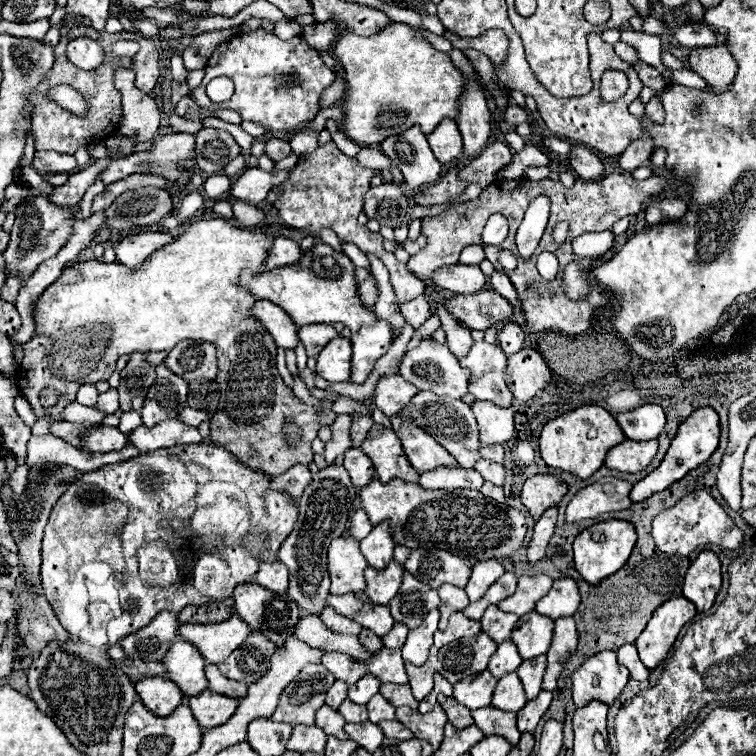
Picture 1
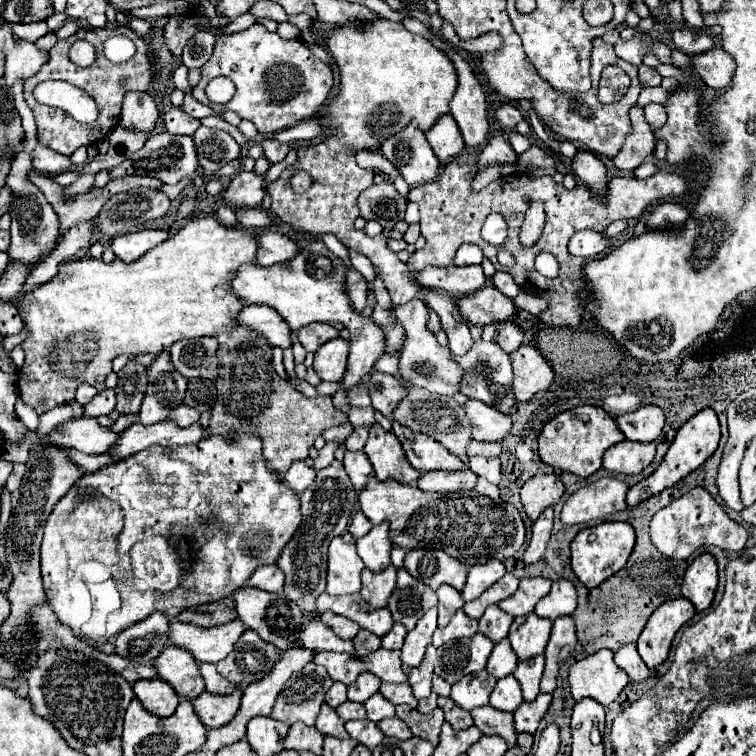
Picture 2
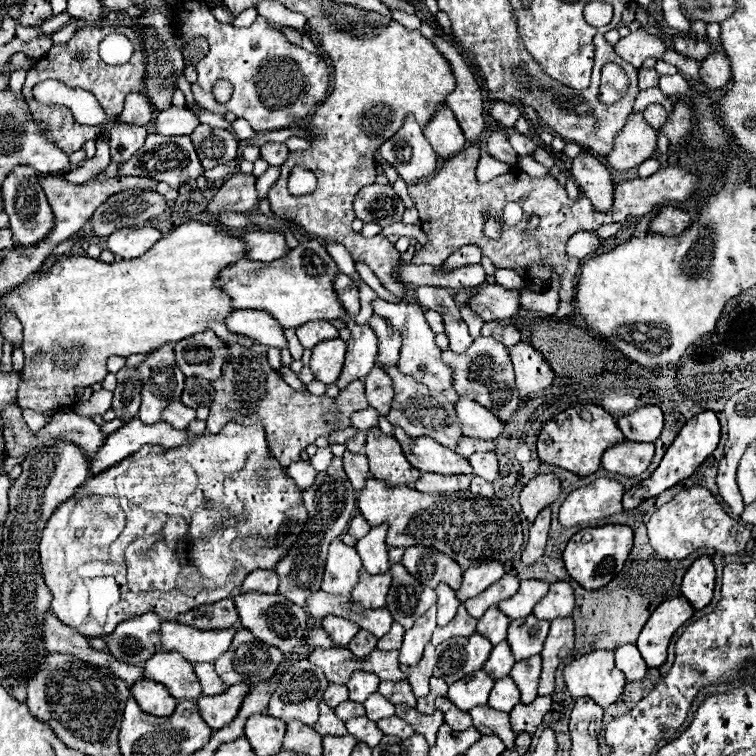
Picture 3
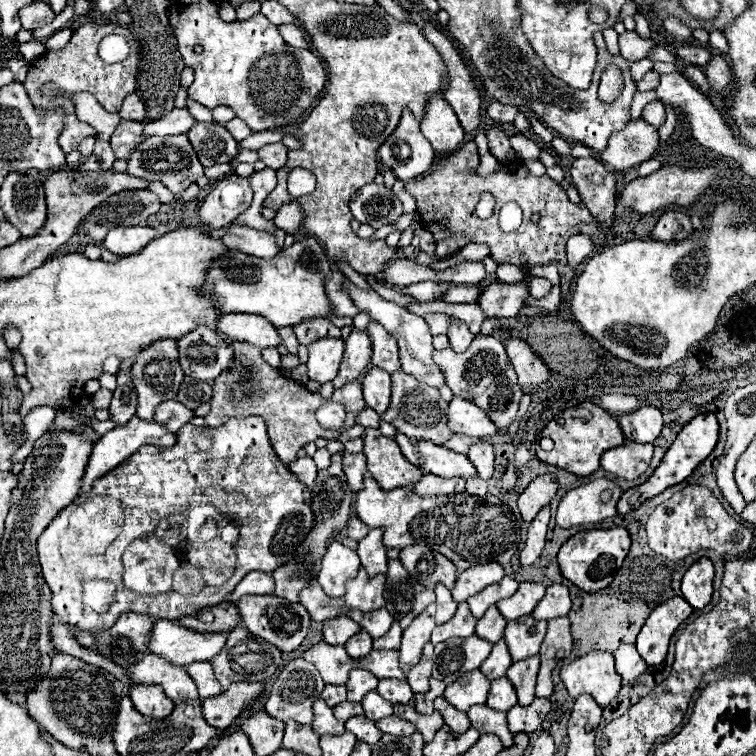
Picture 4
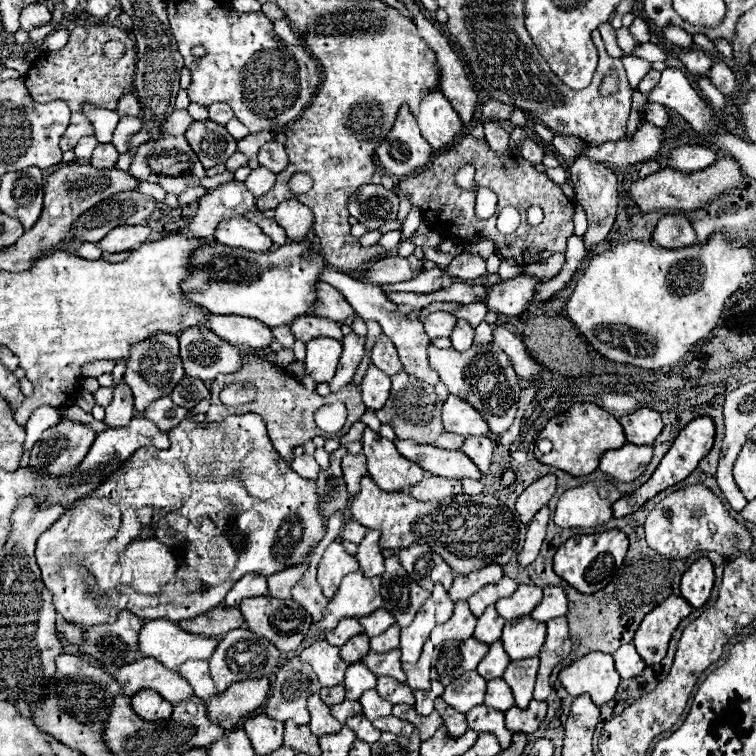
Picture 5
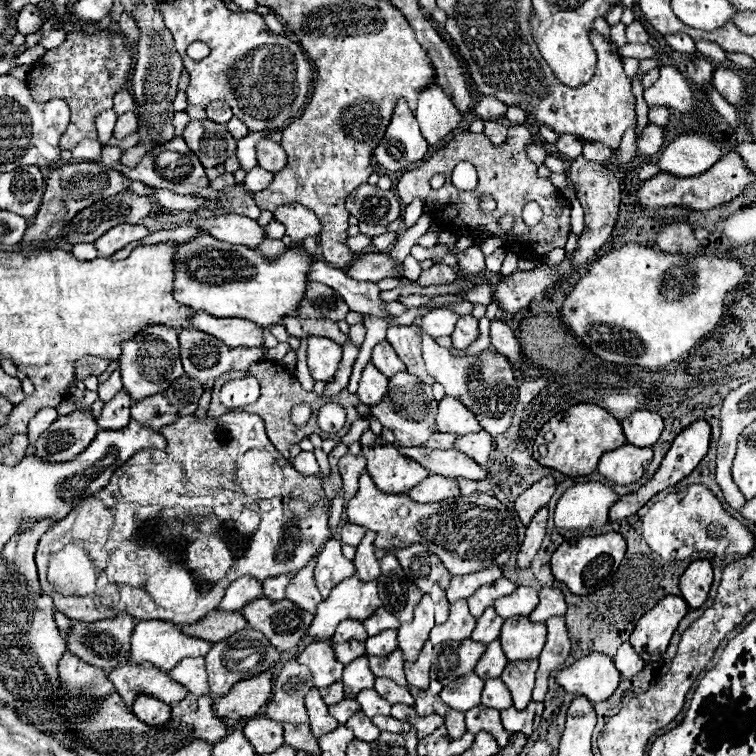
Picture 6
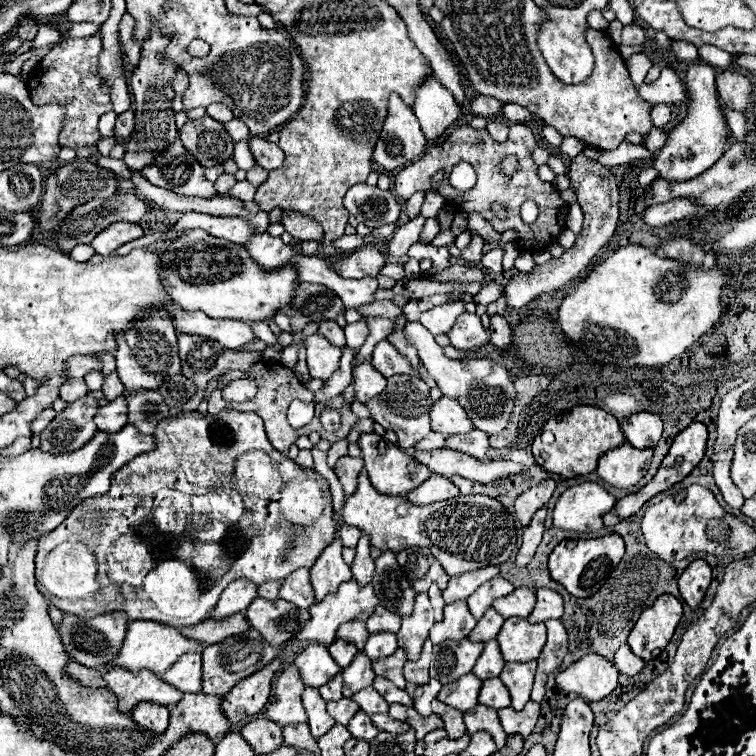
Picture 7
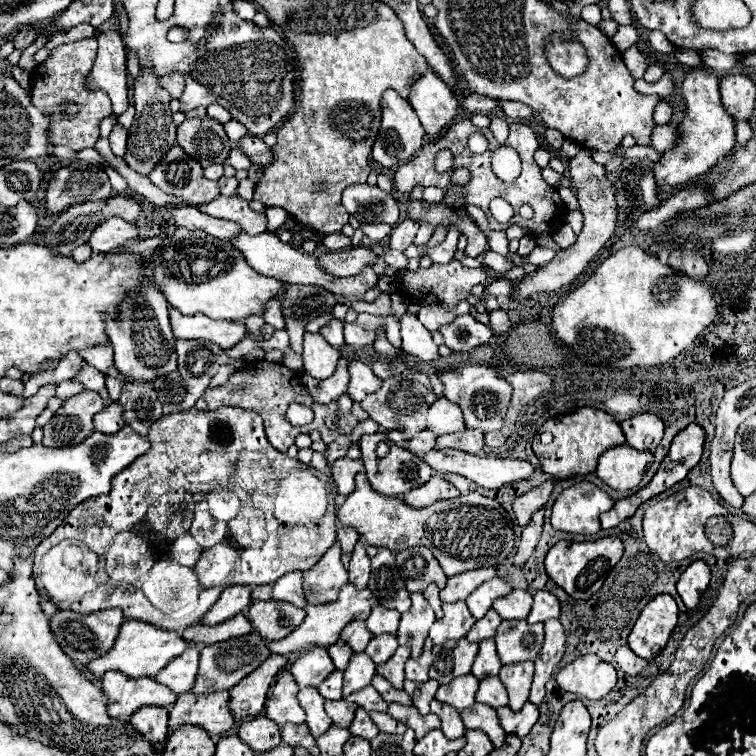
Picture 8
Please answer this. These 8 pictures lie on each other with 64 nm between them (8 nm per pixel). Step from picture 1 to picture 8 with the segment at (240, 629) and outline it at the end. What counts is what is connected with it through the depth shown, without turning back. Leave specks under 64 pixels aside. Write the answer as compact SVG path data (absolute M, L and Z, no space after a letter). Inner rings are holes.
M128 620L122 624L120 636L118 636L114 648L108 654L104 654L102 658L96 658L96 662L90 662L86 668L98 676L102 676L108 670L118 670L118 672L124 672L132 678L140 678L140 676L154 678L164 666L168 666L174 658L178 658L188 646L190 646L190 642L180 638L180 634L174 630L162 630L162 628L148 624L148 622Z

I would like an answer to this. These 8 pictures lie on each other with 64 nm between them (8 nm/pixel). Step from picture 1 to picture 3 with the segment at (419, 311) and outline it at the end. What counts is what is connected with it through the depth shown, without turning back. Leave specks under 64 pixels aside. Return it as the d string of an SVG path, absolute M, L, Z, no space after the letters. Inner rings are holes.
M374 300L374 314L380 314L382 318L386 318L392 328L400 330L402 332L402 350L400 350L400 360L398 360L398 370L406 376L412 376L418 384L424 384L428 386L430 390L434 392L446 392L446 390L452 390L452 368L446 366L442 362L442 350L436 346L434 342L434 332L430 330L426 318L424 318L424 308L418 304L418 302L398 302L398 304L390 304L390 302L384 302L384 300Z

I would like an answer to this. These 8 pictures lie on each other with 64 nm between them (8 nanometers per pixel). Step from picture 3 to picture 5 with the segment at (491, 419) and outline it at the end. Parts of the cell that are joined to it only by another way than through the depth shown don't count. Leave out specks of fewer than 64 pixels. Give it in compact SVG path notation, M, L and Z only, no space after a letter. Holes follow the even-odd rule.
M448 396L442 408L442 422L446 432L454 432L460 436L488 436L490 428L480 416L476 408L472 408L468 402L464 402L458 396Z

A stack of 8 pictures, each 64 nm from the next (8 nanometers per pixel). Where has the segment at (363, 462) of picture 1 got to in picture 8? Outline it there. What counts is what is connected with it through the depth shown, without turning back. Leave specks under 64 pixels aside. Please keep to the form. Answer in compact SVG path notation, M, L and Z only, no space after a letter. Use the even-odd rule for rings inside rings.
M340 458L332 464L332 476L338 484L338 494L348 496L354 492L354 478L356 474L364 472L362 460L352 460L352 458Z

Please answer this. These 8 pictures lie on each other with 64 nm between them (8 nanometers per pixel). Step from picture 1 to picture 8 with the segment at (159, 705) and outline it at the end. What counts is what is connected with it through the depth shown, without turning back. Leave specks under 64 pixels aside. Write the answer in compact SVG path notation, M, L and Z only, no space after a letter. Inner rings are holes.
M142 706L132 714L130 724L150 742L164 742L168 734L168 710L160 706Z

